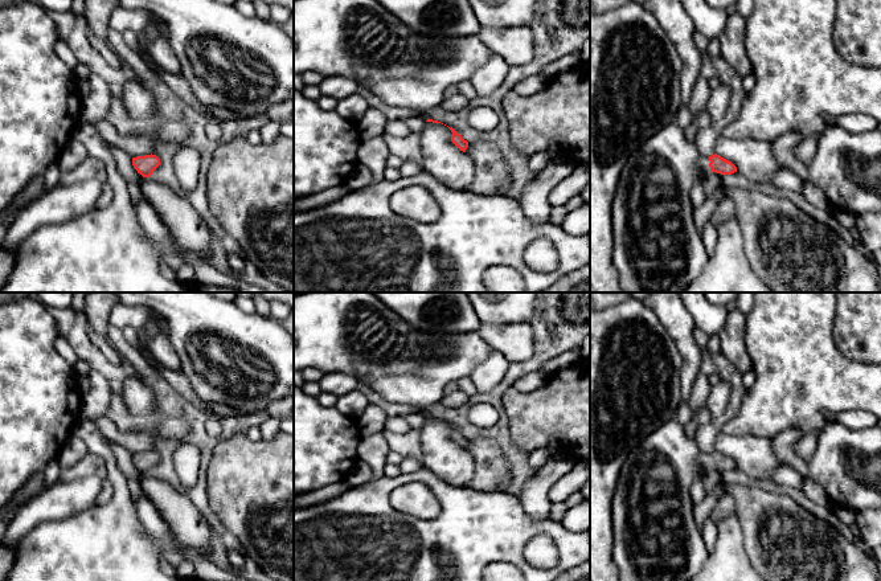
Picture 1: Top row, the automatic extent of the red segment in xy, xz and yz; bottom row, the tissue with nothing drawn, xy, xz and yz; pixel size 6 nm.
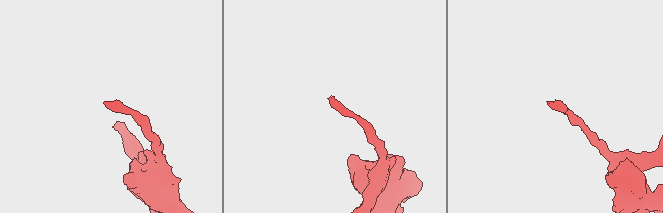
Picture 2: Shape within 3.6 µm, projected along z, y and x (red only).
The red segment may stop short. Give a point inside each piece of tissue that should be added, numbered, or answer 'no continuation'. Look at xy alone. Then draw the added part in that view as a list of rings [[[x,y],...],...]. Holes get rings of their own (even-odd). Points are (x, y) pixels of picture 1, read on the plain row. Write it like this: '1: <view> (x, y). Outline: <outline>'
no continuation

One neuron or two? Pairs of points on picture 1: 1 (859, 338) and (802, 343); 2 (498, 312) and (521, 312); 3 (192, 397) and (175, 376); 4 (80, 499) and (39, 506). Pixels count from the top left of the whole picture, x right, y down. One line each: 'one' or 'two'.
1: two
2: one
3: one
4: one

